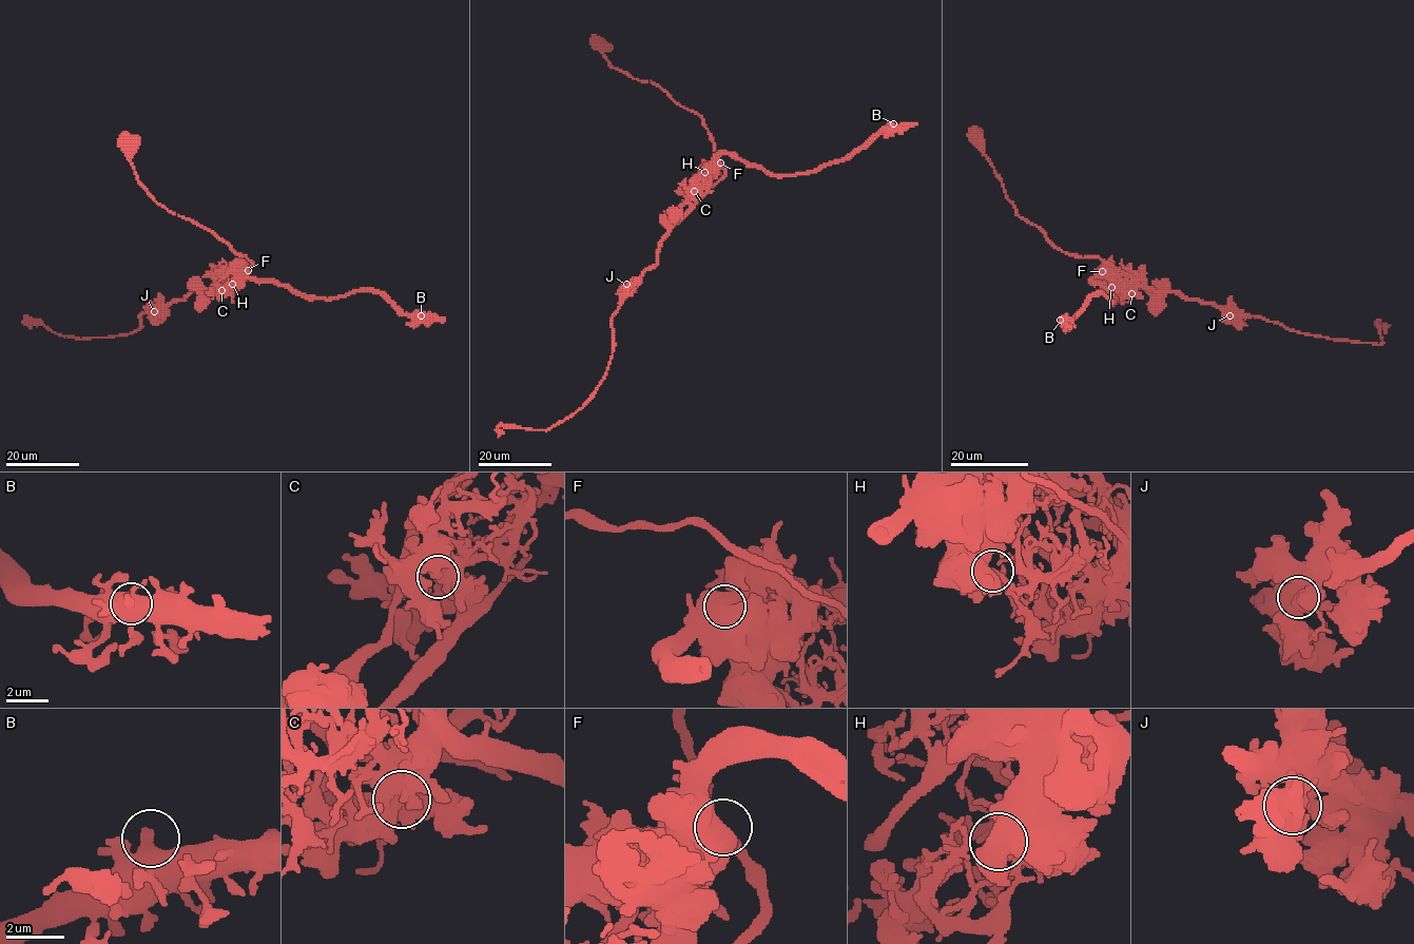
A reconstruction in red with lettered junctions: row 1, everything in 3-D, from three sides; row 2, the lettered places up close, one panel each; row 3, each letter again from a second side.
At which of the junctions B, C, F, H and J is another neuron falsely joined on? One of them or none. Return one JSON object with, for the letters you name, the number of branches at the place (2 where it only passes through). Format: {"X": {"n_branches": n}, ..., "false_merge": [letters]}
{"H": {"n_branches": 2}, "false_merge": ["H"]}

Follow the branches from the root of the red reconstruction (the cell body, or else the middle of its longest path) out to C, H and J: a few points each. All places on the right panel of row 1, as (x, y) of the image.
C: (976, 135), (1017, 214), (1063, 251), (1099, 257), (1126, 273), (1136, 282), (1131, 293)
H: (976, 135), (1018, 215), (1063, 251), (1099, 257), (1135, 282), (1111, 287)
J: (976, 135), (1017, 214), (1057, 247), (1079, 257), (1099, 257), (1139, 284), (1214, 303), (1230, 315)

